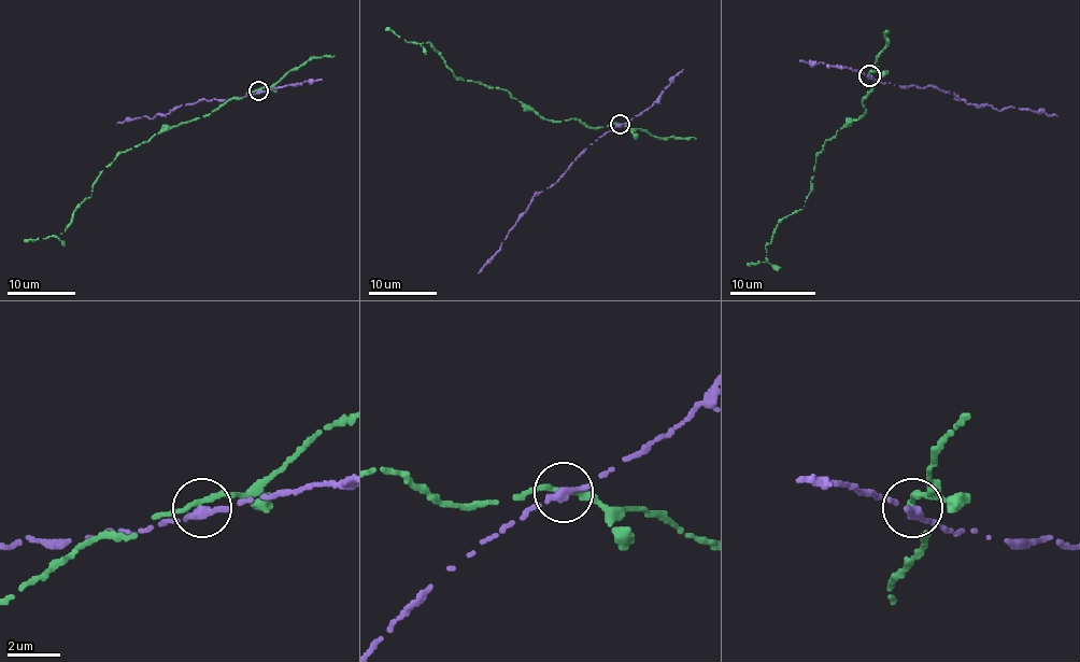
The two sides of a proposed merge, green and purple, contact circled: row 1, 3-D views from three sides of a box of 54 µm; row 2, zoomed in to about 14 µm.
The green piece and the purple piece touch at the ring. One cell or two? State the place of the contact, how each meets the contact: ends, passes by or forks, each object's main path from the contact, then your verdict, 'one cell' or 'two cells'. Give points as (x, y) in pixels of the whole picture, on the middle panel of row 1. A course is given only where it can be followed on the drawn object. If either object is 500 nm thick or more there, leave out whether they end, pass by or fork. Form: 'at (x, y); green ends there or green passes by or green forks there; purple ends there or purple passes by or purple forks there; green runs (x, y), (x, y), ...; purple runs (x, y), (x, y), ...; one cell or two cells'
at (620, 124); green passes by; purple ends there; green runs (619, 125), (588, 128), (572, 118), (554, 122), (503, 89), (454, 75), (428, 42), (407, 42), (386, 28); purple runs (621, 125), (590, 143), (554, 184), (533, 198), (527, 211), (507, 235), (500, 251), (478, 272); two cells

